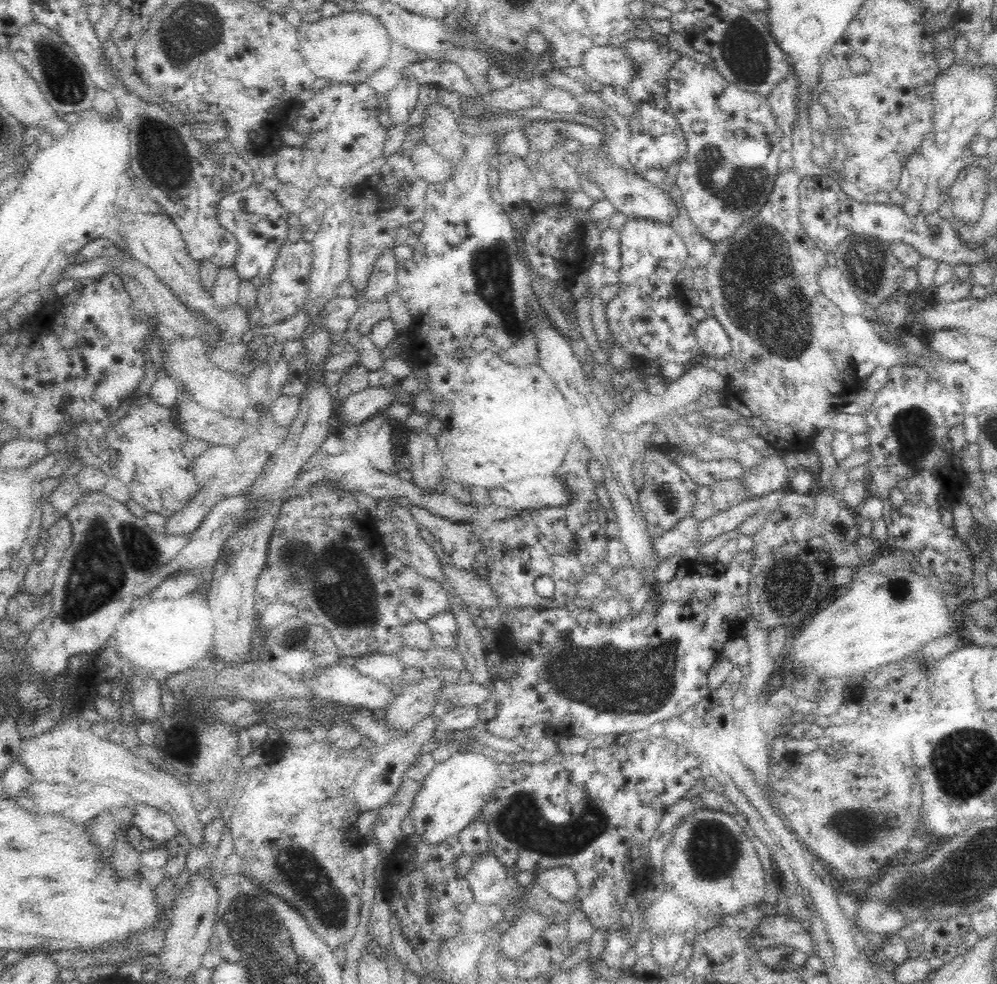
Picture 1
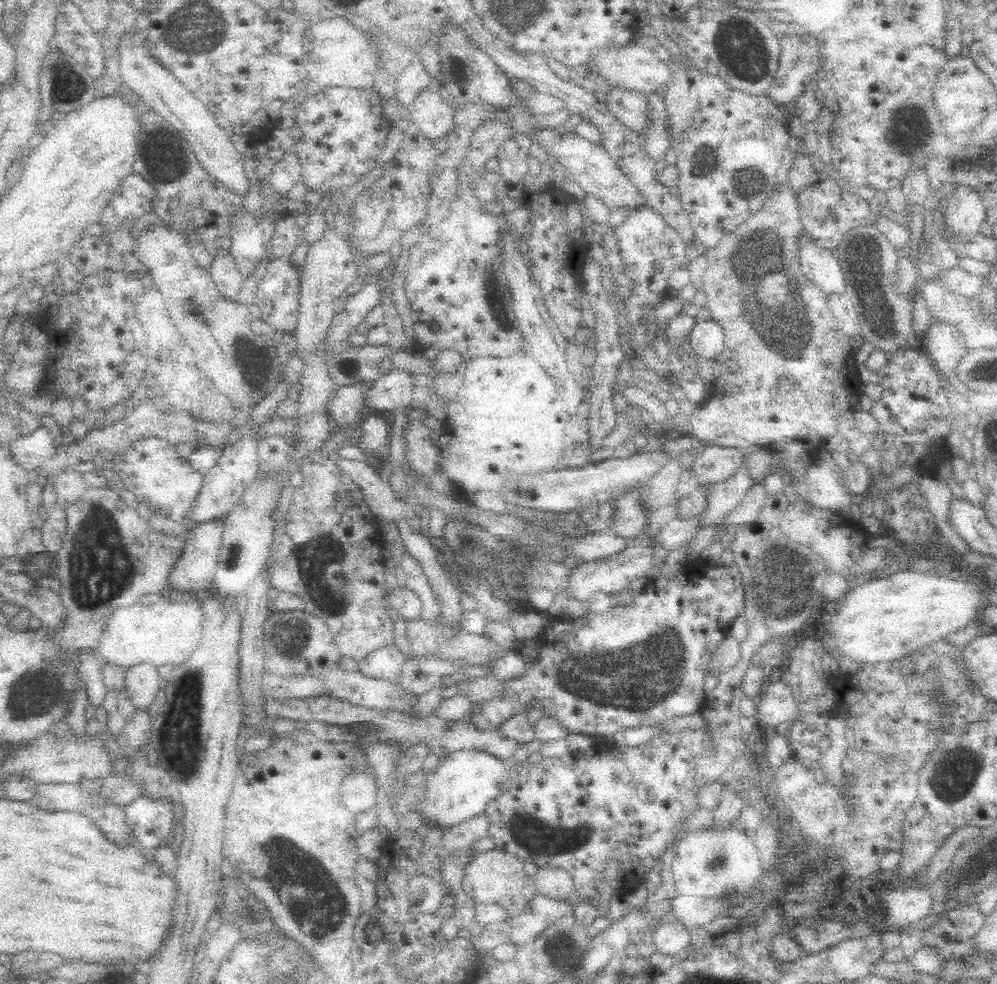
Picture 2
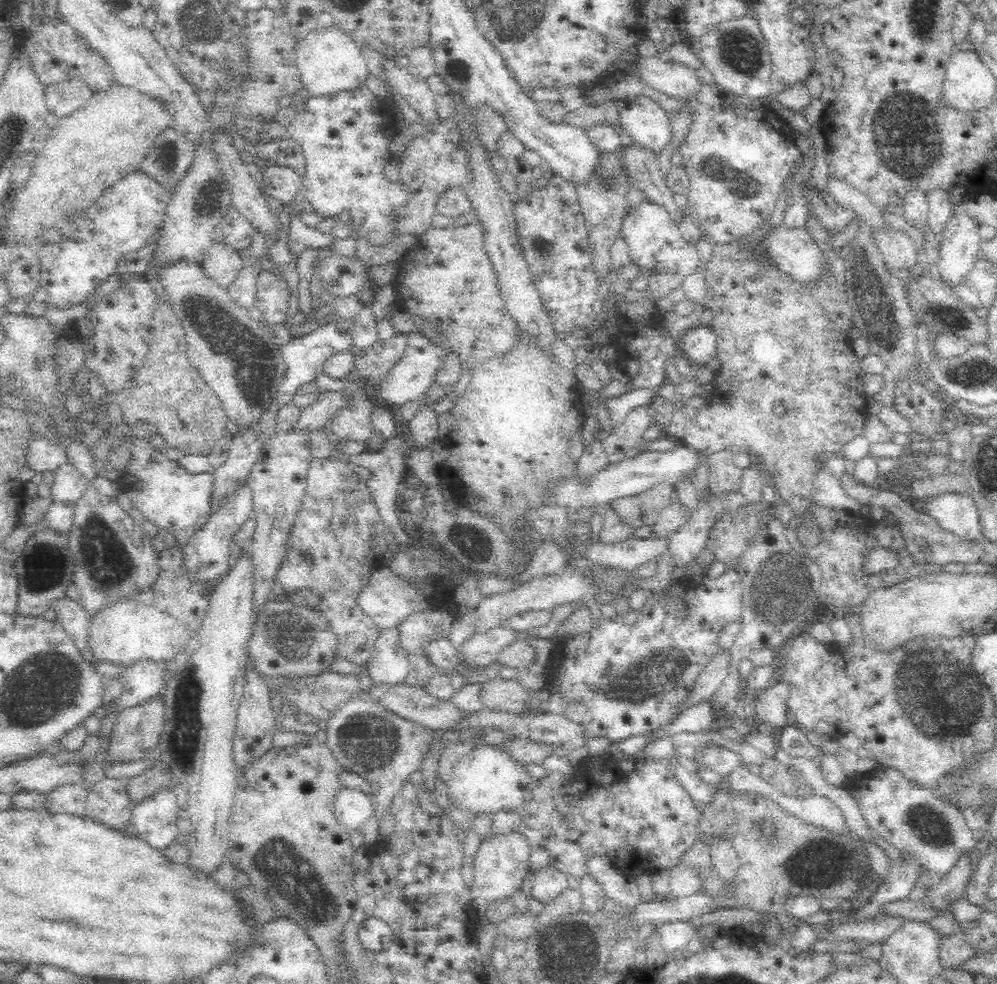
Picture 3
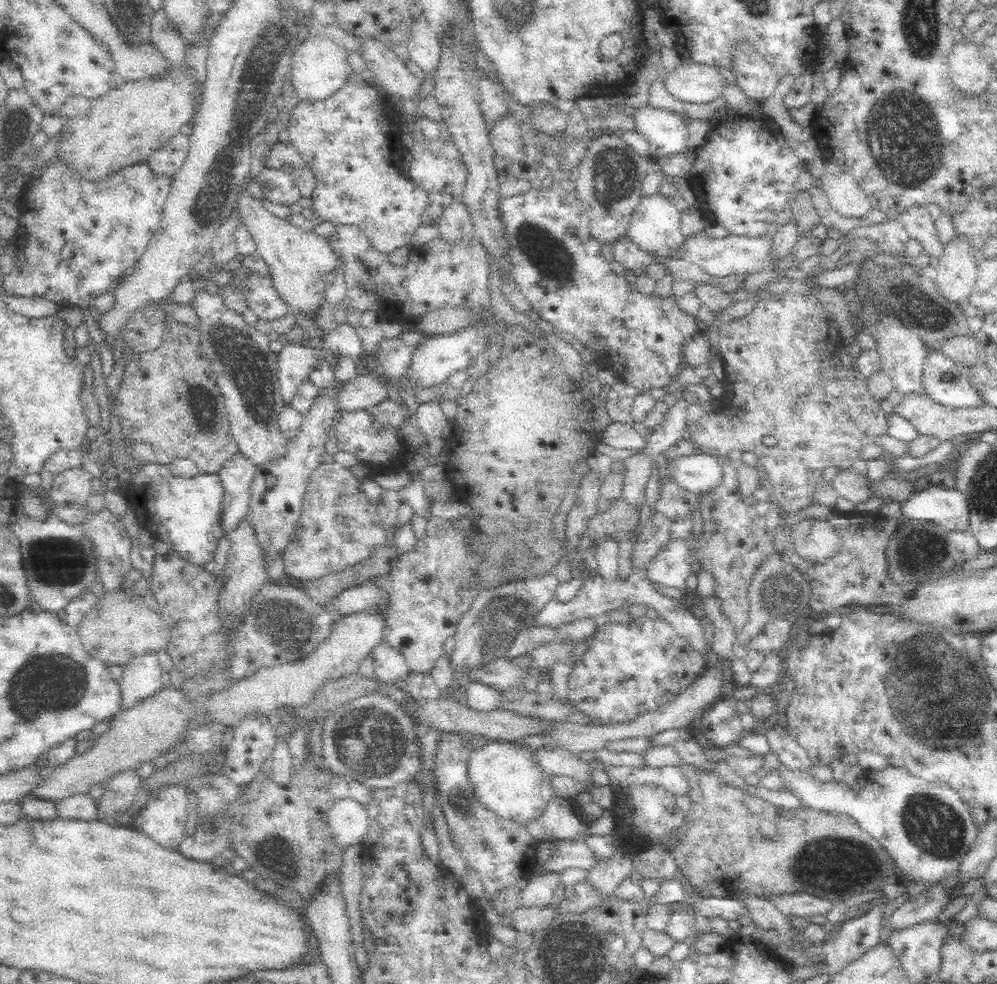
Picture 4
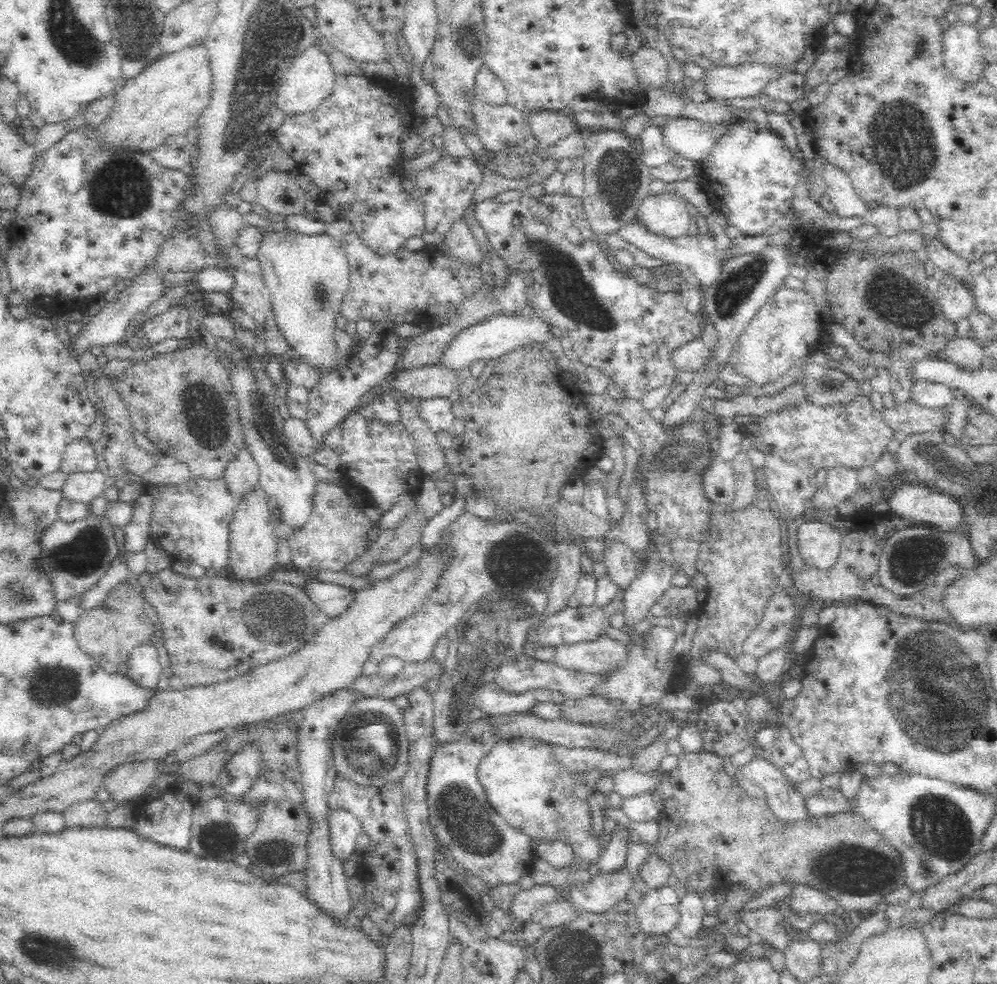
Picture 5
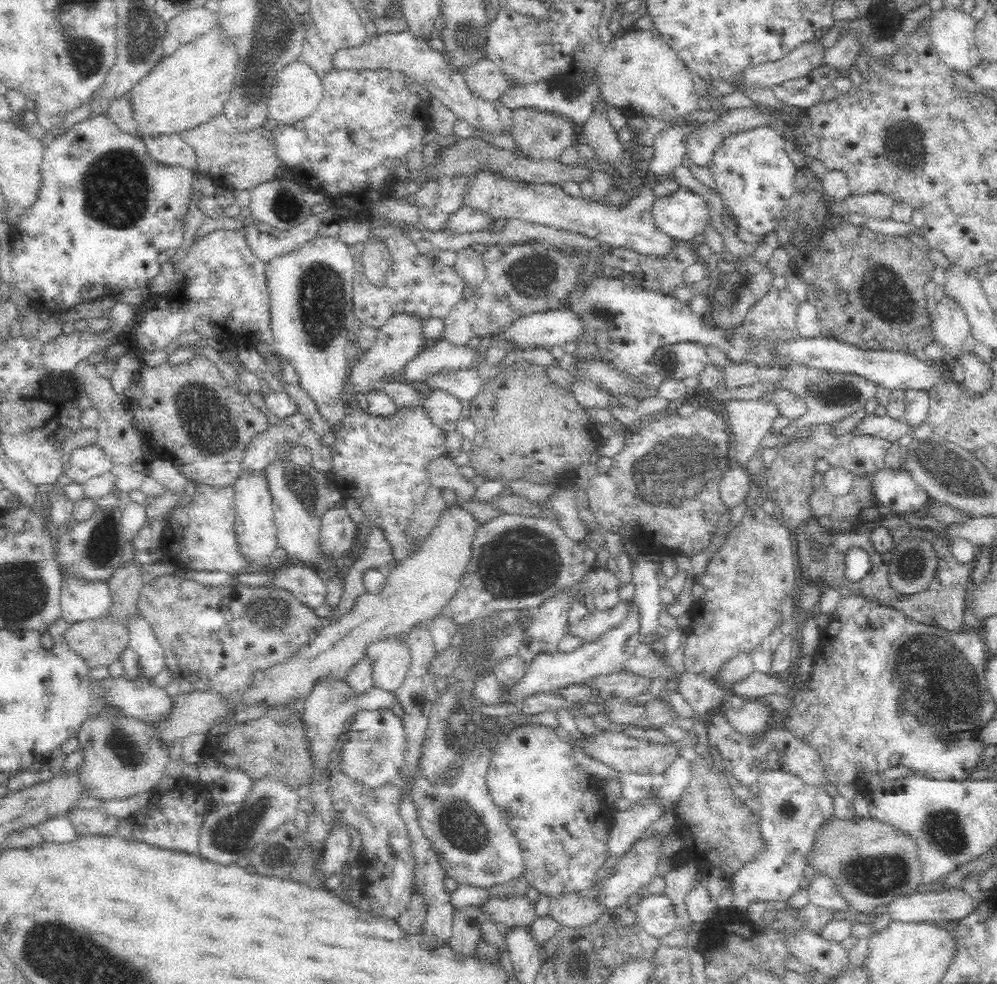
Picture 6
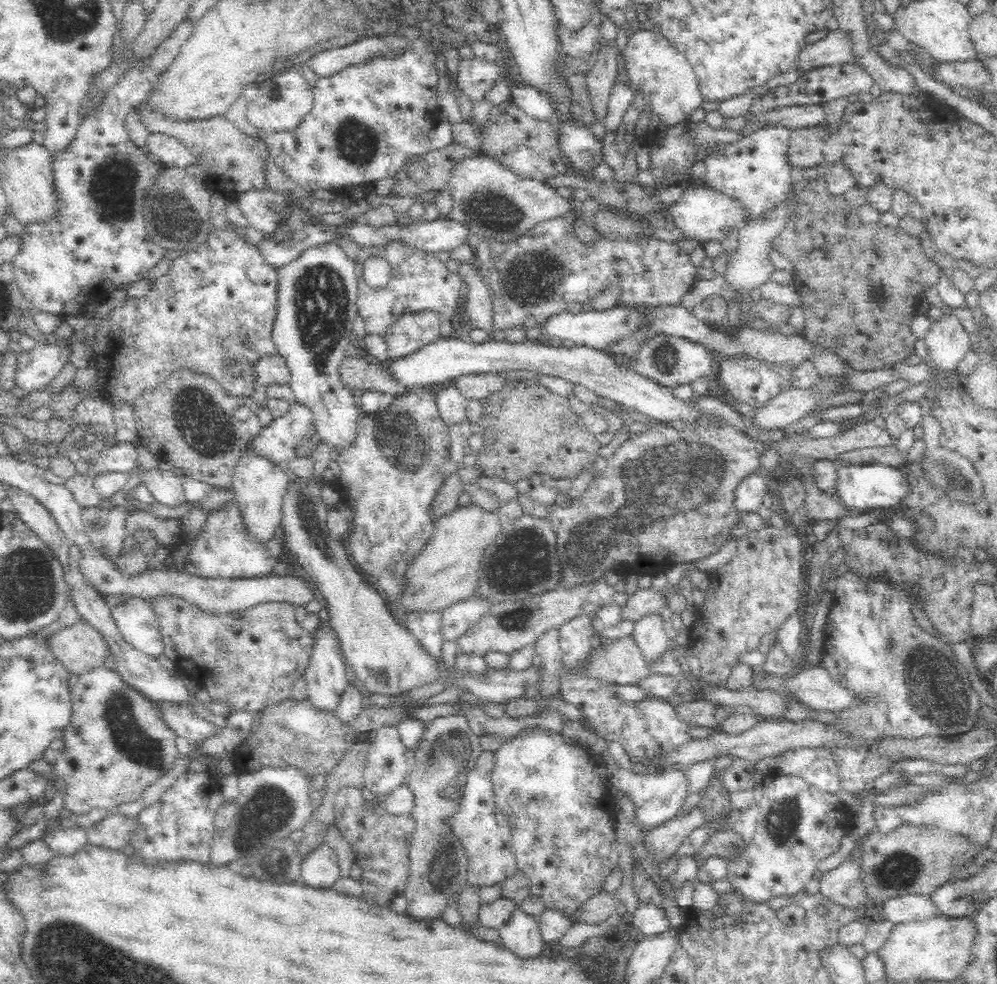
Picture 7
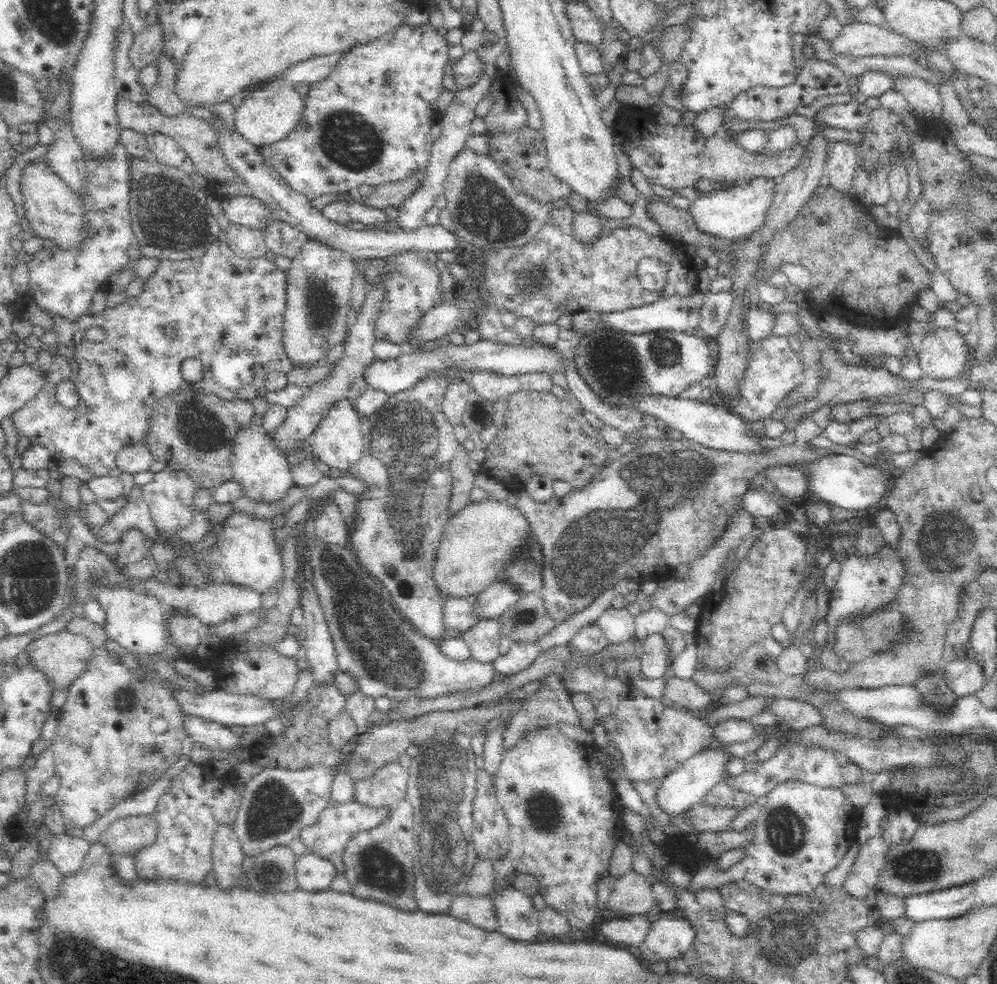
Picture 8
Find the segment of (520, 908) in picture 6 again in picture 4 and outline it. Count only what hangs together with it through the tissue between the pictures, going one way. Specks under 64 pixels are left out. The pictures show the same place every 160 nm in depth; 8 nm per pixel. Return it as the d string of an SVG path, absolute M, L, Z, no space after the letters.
M535 871L529 877L526 888L521 892L521 906L549 906L559 886L562 886L560 874L547 871Z

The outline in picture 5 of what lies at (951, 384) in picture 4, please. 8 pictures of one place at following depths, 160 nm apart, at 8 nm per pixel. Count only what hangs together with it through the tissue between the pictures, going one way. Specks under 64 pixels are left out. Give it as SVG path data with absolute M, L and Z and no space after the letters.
M918 378L915 380L911 398L928 408L951 407L955 400L954 391L956 389L946 383L930 381L928 378Z

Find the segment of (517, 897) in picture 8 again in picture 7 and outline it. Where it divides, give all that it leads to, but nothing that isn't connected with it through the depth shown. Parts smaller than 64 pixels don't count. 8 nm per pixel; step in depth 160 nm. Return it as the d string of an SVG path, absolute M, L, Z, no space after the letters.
M521 909L499 932L504 943L502 947L518 959L534 960L551 952L551 947L541 940L536 918Z

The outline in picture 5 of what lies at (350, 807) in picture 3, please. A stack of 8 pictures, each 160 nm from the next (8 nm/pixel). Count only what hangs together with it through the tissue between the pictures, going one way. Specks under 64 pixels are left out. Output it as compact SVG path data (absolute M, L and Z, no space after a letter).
M345 808L330 809L327 817L331 850L340 861L356 857L356 840L364 832L361 820Z

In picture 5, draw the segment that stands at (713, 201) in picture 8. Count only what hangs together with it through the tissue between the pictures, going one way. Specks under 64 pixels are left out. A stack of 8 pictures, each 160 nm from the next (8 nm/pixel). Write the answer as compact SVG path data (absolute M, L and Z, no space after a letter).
M666 190L644 198L635 217L640 227L644 227L648 233L669 239L688 235L692 218L686 209L685 200Z

